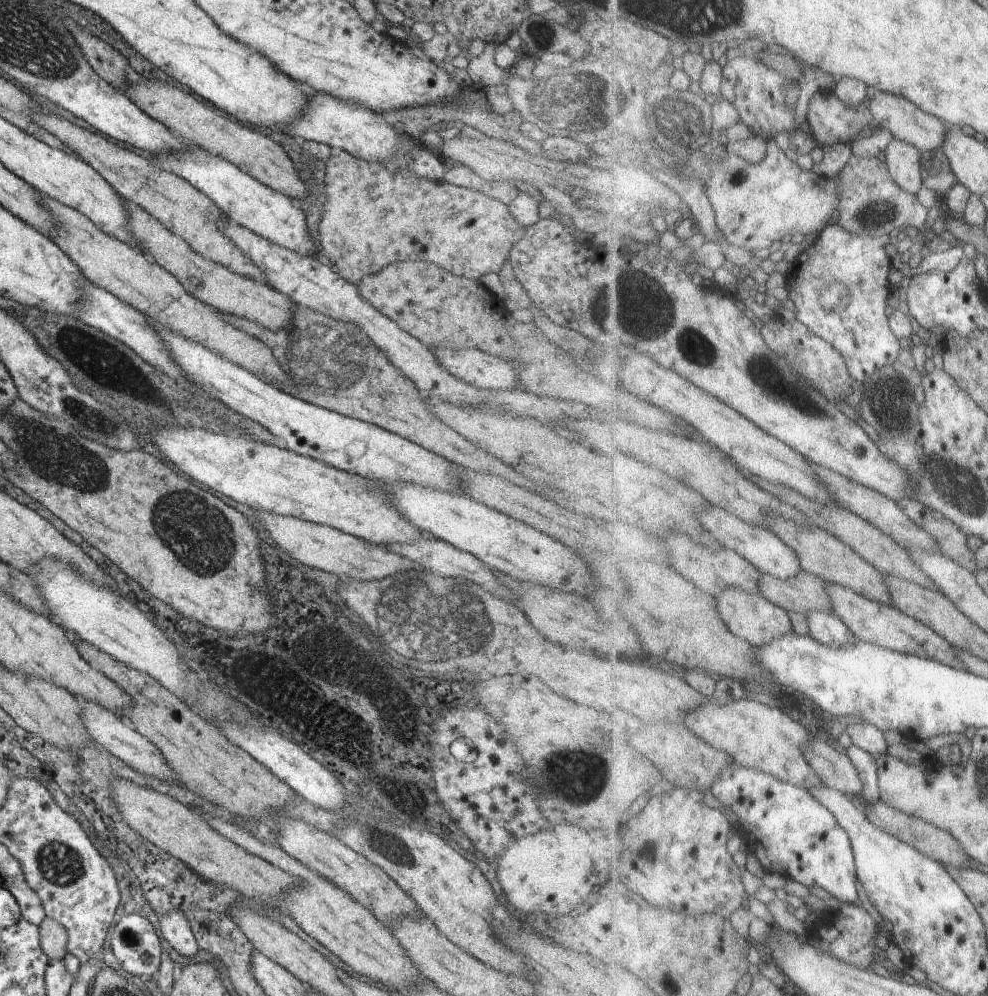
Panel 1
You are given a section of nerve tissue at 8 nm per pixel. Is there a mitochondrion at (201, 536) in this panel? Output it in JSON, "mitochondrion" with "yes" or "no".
{"mitochondrion":"yes"}

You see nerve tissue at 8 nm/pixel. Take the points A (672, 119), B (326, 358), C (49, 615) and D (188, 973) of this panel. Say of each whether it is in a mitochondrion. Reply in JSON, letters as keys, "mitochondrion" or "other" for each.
{"A":"mitochondrion","B":"mitochondrion","C":"other","D":"other"}

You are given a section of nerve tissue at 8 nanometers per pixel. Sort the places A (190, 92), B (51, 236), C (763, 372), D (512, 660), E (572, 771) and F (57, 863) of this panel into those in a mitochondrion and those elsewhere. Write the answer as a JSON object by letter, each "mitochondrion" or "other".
{"A":"other","B":"other","C":"mitochondrion","D":"other","E":"mitochondrion","F":"mitochondrion"}

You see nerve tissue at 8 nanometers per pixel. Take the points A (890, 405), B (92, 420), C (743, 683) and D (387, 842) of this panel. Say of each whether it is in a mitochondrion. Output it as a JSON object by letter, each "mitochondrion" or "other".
{"A":"mitochondrion","B":"mitochondrion","C":"other","D":"mitochondrion"}

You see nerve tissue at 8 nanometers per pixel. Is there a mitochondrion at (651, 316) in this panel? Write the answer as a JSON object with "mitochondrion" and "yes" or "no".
{"mitochondrion":"yes"}

